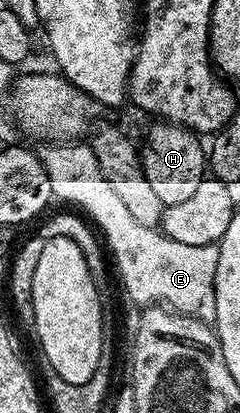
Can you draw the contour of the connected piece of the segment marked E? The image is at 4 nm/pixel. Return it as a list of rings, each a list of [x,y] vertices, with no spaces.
[[[45,143],[40,146],[39,156],[47,171],[47,179],[51,179],[53,197],[78,205],[73,207],[96,226],[111,254],[112,264],[115,269],[117,264],[121,272],[126,295],[138,307],[164,306],[174,313],[182,313],[208,323],[216,322],[215,271],[219,267],[217,245],[191,247],[188,243],[175,243],[175,239],[164,236],[160,228],[143,227],[143,223],[136,221],[131,211],[127,211],[119,195],[115,195],[111,183],[103,179],[95,151],[88,143]]]

